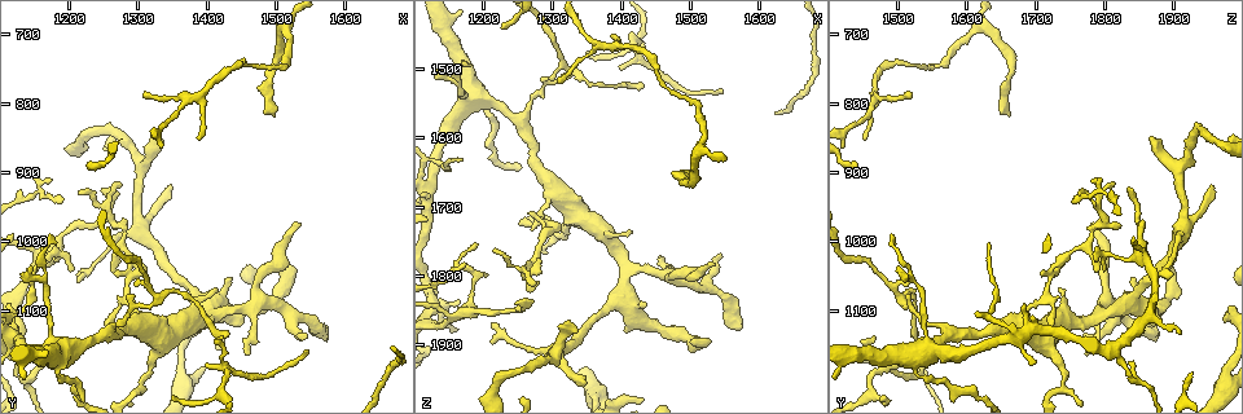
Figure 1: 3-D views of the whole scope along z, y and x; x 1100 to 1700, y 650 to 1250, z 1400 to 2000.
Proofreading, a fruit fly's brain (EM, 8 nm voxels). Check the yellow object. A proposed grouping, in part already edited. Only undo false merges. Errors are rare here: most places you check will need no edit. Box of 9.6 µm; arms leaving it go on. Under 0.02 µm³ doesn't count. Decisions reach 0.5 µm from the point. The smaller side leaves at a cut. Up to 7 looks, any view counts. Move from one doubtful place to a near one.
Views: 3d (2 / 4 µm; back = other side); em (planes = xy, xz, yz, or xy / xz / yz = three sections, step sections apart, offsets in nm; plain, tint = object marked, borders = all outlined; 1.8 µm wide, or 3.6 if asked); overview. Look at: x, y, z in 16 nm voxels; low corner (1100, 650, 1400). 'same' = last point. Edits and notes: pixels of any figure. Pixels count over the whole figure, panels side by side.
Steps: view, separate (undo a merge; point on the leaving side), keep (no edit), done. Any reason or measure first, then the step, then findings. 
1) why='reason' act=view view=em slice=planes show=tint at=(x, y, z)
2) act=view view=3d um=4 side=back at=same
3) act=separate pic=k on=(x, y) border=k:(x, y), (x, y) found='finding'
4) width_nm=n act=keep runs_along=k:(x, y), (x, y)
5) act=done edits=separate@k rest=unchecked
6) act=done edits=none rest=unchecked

why='side arm on a straight run' act=view view=3d um=4 at=(1170, 1020, 1855)

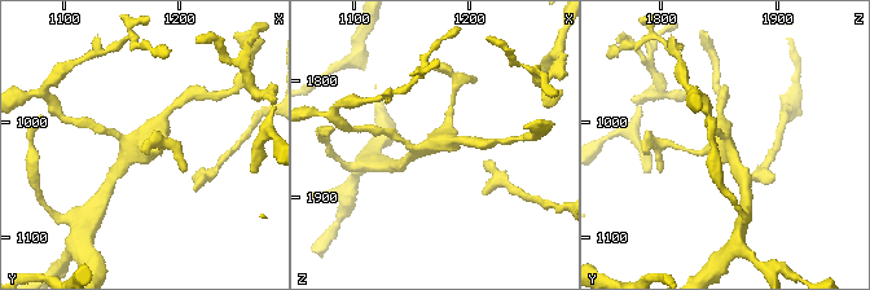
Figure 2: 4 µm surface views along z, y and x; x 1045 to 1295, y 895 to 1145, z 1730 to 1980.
act=view view=em slice=planes show=tint at=(1166, 1022, 1852)

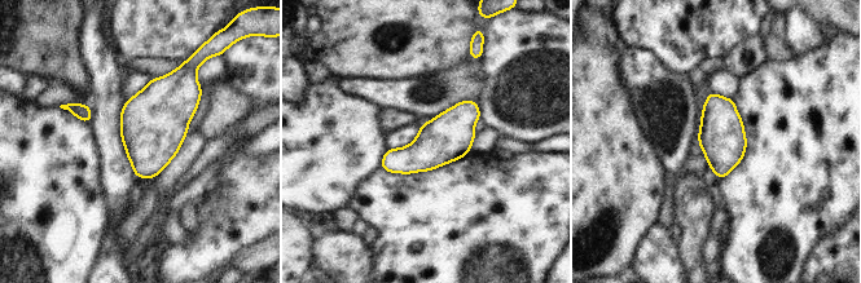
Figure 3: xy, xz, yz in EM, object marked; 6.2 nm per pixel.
act=keep found='continuous, no second neuron'

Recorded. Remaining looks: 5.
why='four arms meet' act=view view=em slice=xy step=16 show=plain at=(1300, 975, 1915)

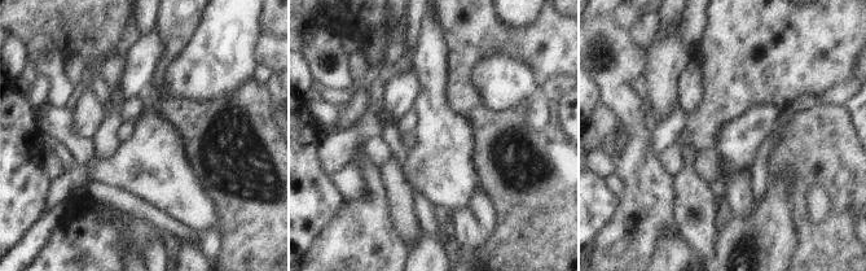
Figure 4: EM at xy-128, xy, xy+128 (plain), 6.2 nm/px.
why='where the object lies' act=view view=em slice=xy step=16 show=tint at=same

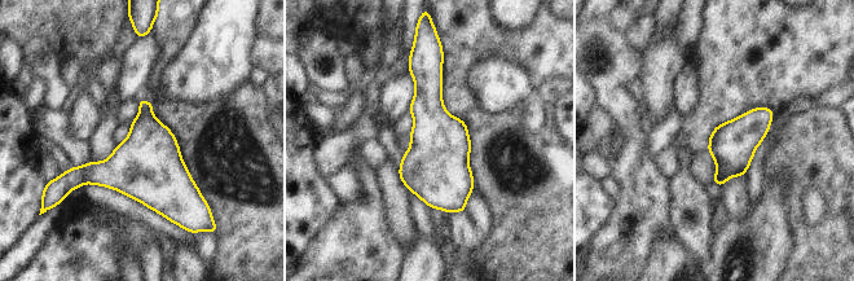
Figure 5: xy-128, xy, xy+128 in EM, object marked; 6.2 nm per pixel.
act=keep found='continuous, no second neuron'

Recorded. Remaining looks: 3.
why='sharp bend' act=view view=3d um=4 at=(1185, 1160, 1540)

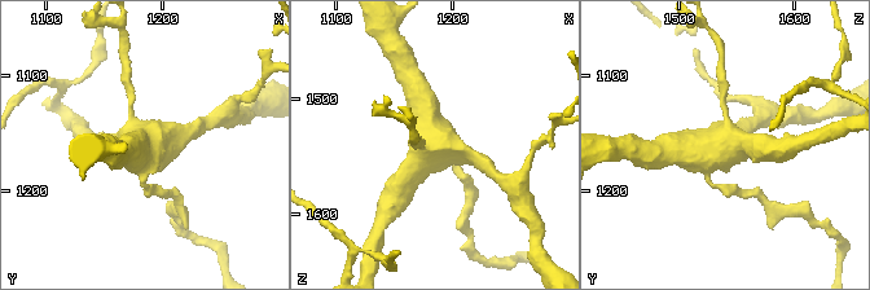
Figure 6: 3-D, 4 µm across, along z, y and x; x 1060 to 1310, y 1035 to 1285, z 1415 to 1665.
act=view view=em slice=yz step=8 show=tint at=(1188, 1160, 1542)

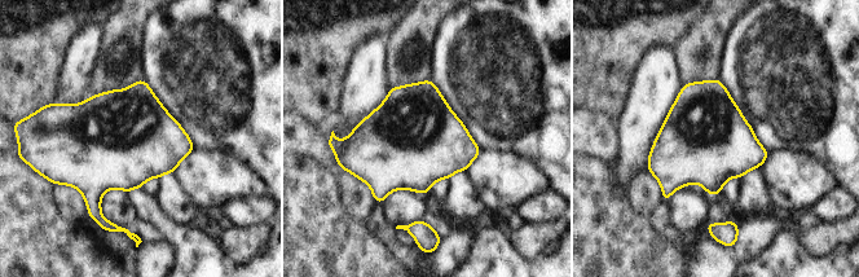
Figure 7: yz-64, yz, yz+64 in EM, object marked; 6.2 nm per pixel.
act=keep found='one neuron here'

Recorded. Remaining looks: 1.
act=done edits=none rest=unchecked

